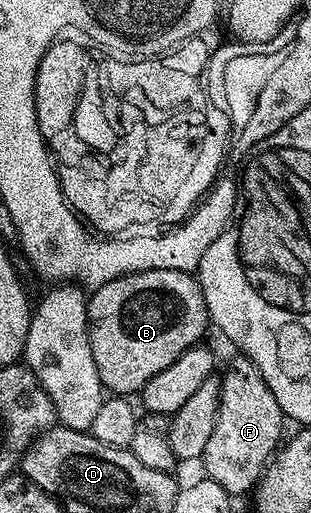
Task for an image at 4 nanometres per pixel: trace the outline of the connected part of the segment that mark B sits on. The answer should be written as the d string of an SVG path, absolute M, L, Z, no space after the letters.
M168 269L126 273L94 290L87 302L87 323L97 375L101 375L104 390L115 395L138 394L153 375L161 375L169 363L177 363L185 351L196 348L209 330L207 308L198 280L190 273Z

